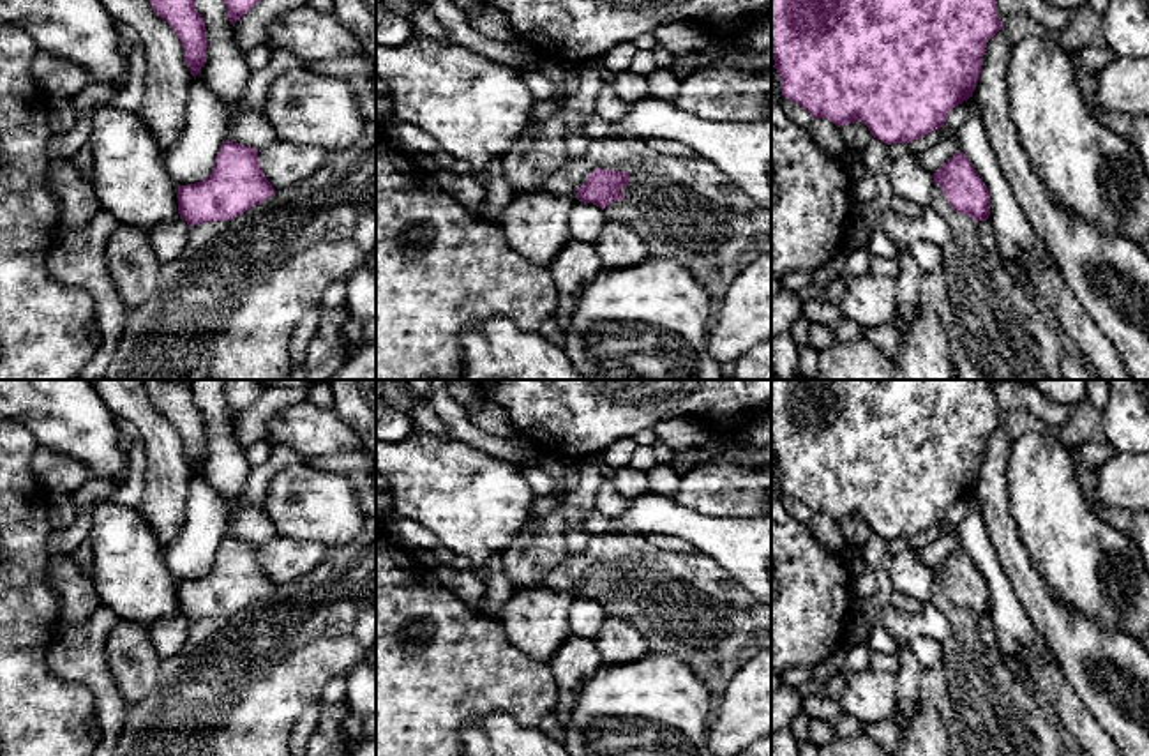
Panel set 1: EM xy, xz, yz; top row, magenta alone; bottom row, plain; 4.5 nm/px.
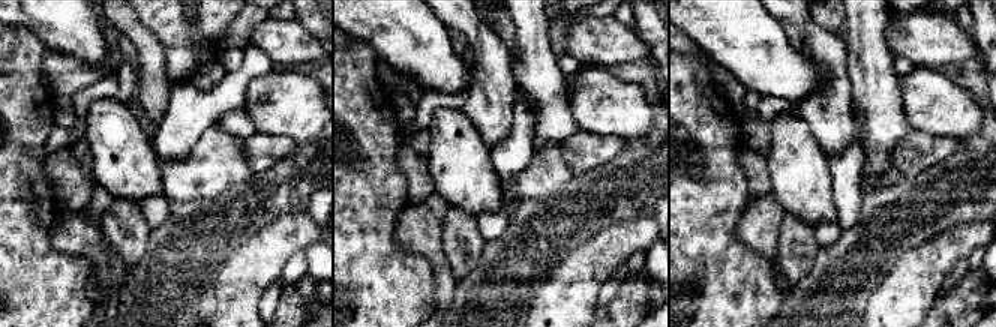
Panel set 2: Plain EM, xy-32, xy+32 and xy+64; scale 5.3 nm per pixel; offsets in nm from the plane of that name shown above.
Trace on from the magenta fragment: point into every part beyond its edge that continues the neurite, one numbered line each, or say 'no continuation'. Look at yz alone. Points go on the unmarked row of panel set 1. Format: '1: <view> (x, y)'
no continuation

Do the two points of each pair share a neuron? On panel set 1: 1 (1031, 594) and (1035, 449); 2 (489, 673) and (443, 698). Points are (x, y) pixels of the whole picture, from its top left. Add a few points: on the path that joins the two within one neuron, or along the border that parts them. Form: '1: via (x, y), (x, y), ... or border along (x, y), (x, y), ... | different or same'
1: border along (1015, 521), (1031, 564), (1056, 594) | different
2: via (479, 673), (468, 673), (454, 687) | same

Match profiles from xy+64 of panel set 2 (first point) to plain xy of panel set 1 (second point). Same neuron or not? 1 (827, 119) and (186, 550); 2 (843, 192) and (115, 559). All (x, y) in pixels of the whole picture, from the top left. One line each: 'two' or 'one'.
1: two
2: two

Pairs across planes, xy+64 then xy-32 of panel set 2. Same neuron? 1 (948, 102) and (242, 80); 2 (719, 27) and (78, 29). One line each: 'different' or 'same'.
1: different
2: same

